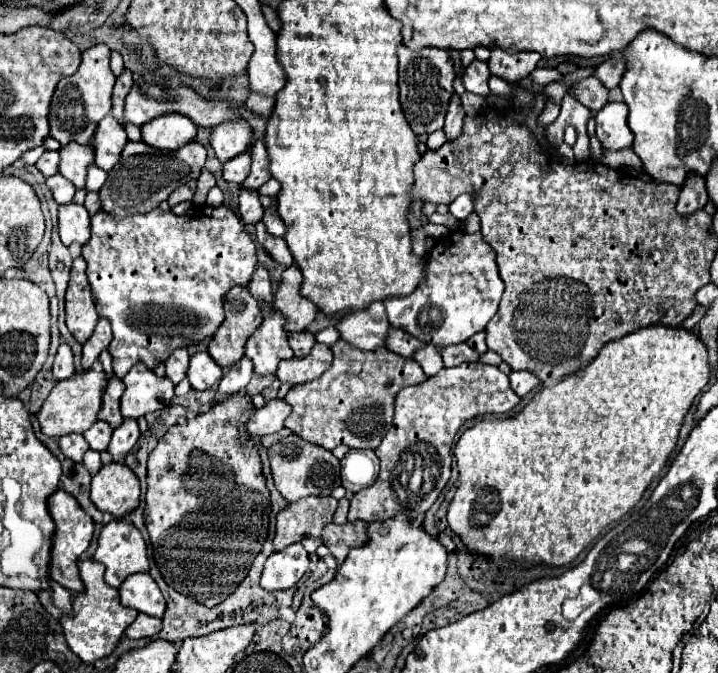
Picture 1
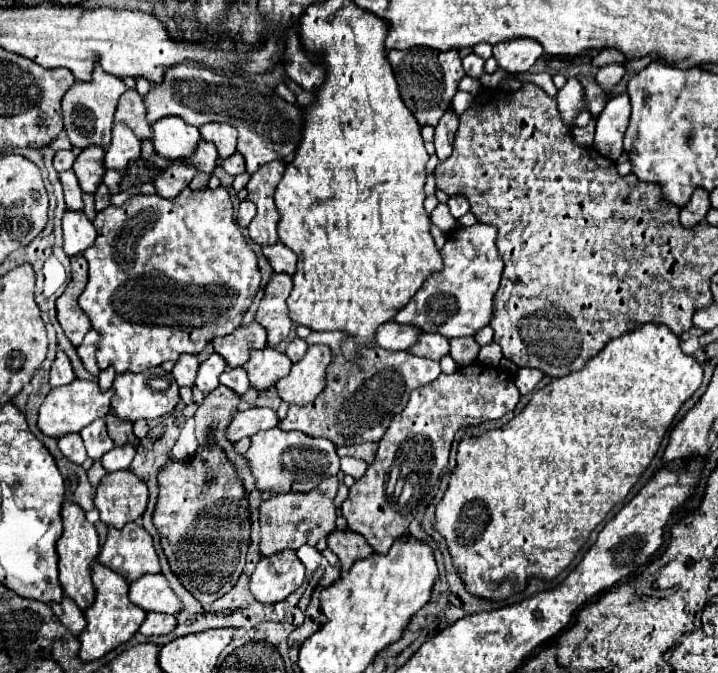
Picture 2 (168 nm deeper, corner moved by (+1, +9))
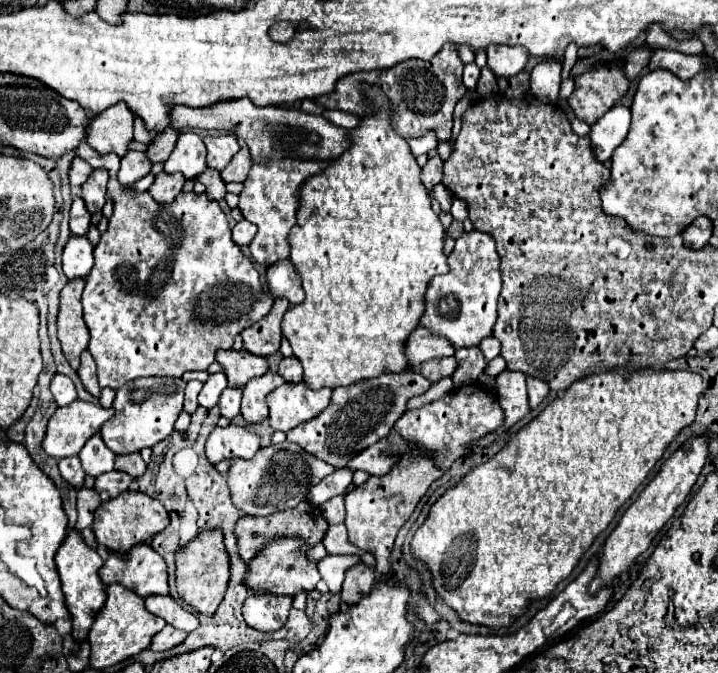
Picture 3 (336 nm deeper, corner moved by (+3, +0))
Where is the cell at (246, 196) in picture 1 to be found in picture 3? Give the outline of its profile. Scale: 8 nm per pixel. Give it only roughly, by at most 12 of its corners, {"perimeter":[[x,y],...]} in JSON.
{"perimeter":[[242,219],[232,229],[232,241],[240,247],[250,245],[256,225]]}

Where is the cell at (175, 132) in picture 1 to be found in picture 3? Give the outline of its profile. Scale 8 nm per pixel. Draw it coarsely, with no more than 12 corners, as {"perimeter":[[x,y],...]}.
{"perimeter":[[180,133],[164,173],[196,179],[206,171],[200,135]]}

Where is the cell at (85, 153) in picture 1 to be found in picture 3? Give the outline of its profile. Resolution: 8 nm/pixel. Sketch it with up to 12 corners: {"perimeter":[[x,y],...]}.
{"perimeter":[[94,169],[82,185],[90,213],[102,211],[106,203],[108,171]]}

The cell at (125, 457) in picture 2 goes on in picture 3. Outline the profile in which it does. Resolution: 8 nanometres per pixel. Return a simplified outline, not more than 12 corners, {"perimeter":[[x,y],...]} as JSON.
{"perimeter":[[110,471],[96,477],[94,489],[110,499],[124,493],[130,475]]}

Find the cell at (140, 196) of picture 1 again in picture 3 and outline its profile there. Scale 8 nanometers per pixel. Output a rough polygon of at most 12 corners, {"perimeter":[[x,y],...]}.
{"perimeter":[[206,169],[198,179],[210,201],[224,199],[226,187],[218,171]]}

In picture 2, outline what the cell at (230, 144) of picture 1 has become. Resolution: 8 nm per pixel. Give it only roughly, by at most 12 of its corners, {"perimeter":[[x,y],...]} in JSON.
{"perimeter":[[220,122],[200,126],[206,142],[212,142],[220,158],[236,152],[238,130]]}

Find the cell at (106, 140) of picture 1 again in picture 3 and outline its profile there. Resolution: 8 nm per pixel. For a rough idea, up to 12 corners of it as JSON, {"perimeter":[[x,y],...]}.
{"perimeter":[[130,151],[122,159],[118,181],[126,187],[146,177],[152,163]]}

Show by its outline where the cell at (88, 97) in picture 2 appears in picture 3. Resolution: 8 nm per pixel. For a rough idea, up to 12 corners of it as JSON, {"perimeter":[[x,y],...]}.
{"perimeter":[[126,103],[90,121],[86,143],[100,155],[124,157],[134,113]]}

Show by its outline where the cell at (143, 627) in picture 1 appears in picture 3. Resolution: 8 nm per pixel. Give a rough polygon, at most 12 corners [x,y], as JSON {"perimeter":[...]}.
{"perimeter":[[166,625],[154,637],[152,651],[180,645],[188,633]]}

